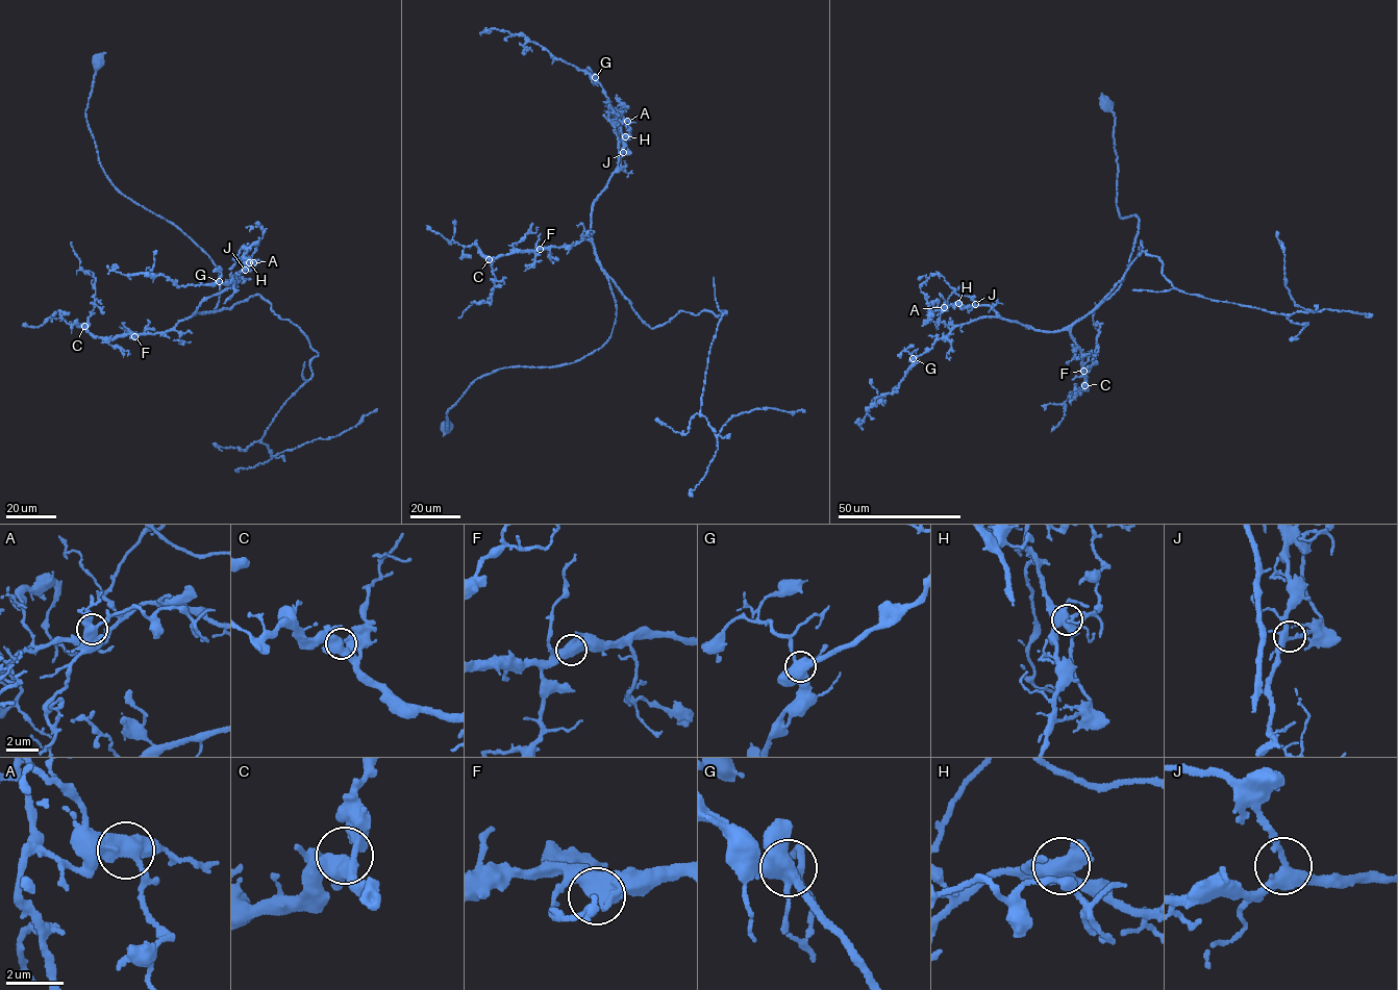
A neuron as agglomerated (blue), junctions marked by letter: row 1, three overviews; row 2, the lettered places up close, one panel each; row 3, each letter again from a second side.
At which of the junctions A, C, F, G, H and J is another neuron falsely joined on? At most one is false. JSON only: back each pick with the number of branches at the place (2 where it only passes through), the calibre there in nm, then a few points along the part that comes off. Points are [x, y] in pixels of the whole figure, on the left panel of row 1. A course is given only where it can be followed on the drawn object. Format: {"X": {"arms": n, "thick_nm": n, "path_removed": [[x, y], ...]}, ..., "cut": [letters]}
{"cut": []}

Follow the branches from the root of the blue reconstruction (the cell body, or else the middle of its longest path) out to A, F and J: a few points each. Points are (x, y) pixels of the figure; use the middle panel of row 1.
A: (446, 428), (477, 378), (569, 363), (612, 334), (591, 210), (620, 169), (627, 121)
F: (446, 428), (448, 409), (477, 378), (569, 363), (612, 334), (617, 305), (591, 242), (540, 249)
J: (446, 428), (448, 409), (477, 378), (569, 363), (609, 338), (617, 307), (593, 245), (591, 210), (623, 152)

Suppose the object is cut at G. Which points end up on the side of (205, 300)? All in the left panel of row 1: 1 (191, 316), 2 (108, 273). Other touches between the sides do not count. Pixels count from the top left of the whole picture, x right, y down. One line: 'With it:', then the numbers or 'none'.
With it: 1

